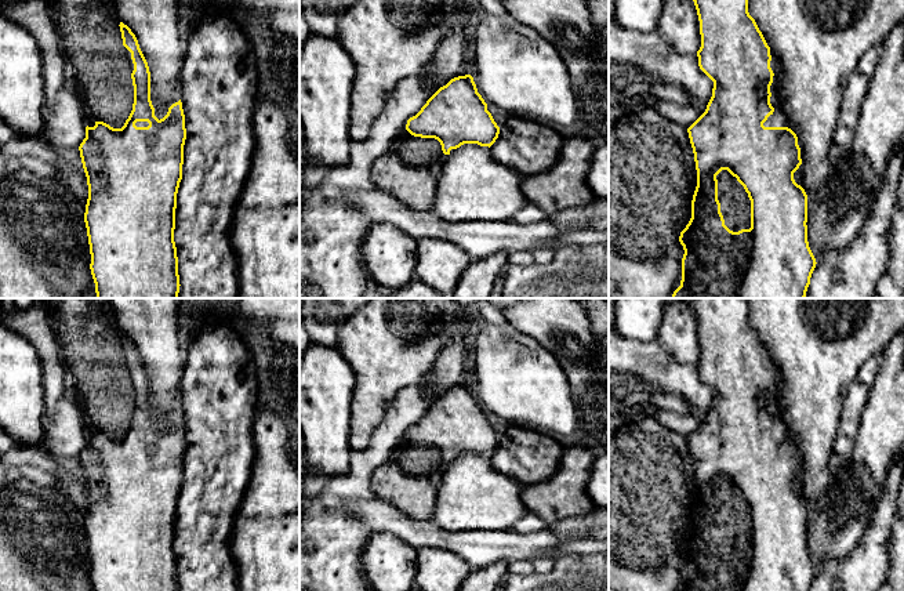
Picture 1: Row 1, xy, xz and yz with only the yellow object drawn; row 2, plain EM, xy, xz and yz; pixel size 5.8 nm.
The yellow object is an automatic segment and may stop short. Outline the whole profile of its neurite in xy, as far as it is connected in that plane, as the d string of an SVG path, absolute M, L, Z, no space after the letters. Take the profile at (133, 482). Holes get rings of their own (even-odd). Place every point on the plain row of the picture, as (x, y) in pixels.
M120 331L123 355L131 362L134 380L132 420L121 438L104 431L87 429L86 447L79 456L87 486L88 508L84 532L87 537L91 584L94 591L179 591L178 566L174 551L177 503L182 489L185 424L181 409L168 417L163 428L155 425L150 410L150 381L131 338Z

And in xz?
M471 384L454 387L446 395L440 396L421 420L407 429L406 439L414 446L438 449L443 464L433 474L410 476L397 463L389 461L375 469L371 479L371 489L378 500L389 503L415 521L432 519L440 479L450 463L464 453L478 453L490 457L500 443L500 436L487 420L487 413L478 402Z

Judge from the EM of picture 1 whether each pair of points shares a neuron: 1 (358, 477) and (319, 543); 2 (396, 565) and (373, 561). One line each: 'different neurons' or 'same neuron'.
1: same neuron
2: same neuron

